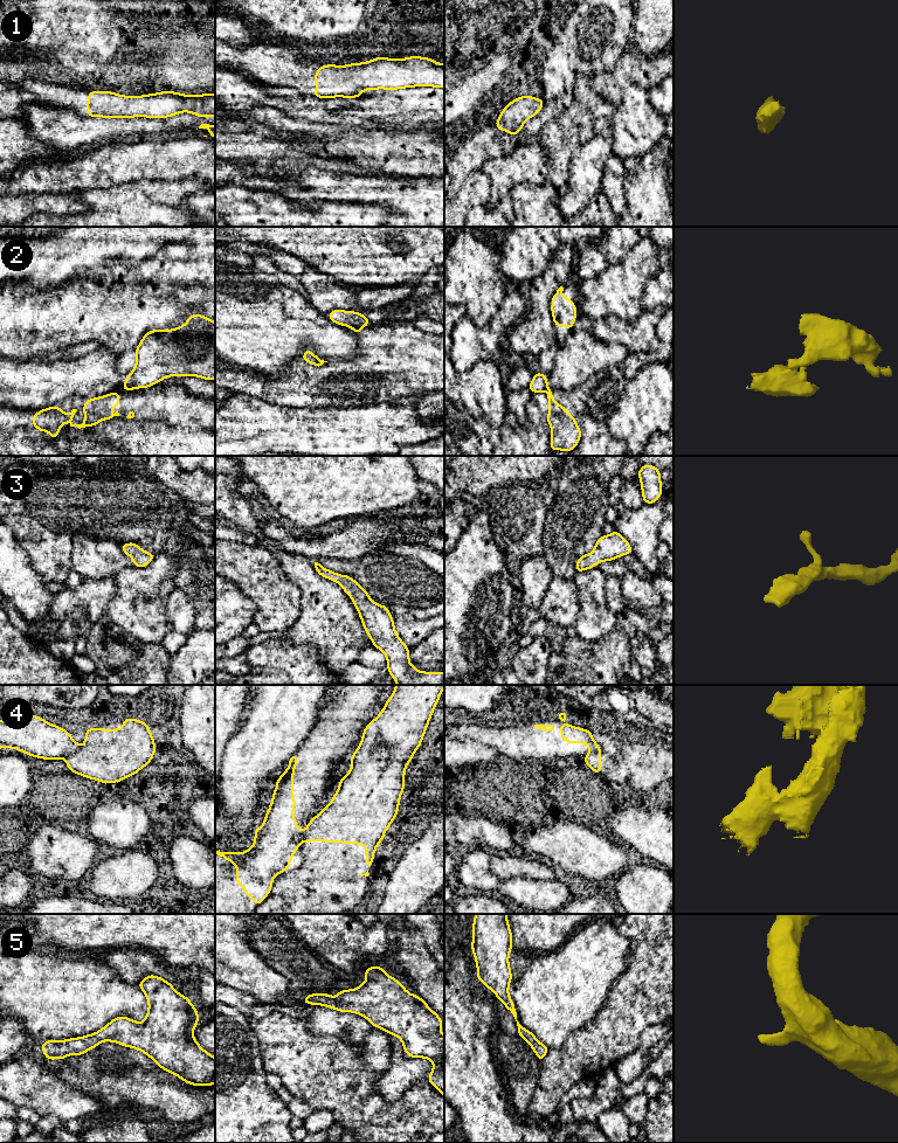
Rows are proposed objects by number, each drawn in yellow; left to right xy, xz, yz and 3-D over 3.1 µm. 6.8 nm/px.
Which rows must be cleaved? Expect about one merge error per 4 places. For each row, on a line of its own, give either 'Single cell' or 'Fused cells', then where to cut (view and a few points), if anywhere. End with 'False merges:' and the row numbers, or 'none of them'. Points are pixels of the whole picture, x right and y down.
1: Single cell. No split
2: Fused cells. Split along yz (547, 387), (545, 389)
3: Single cell. No split
4: Fused cells. Split along xy (80, 747), (66, 759)
5: Single cell. No split
False merges: 2, 4

